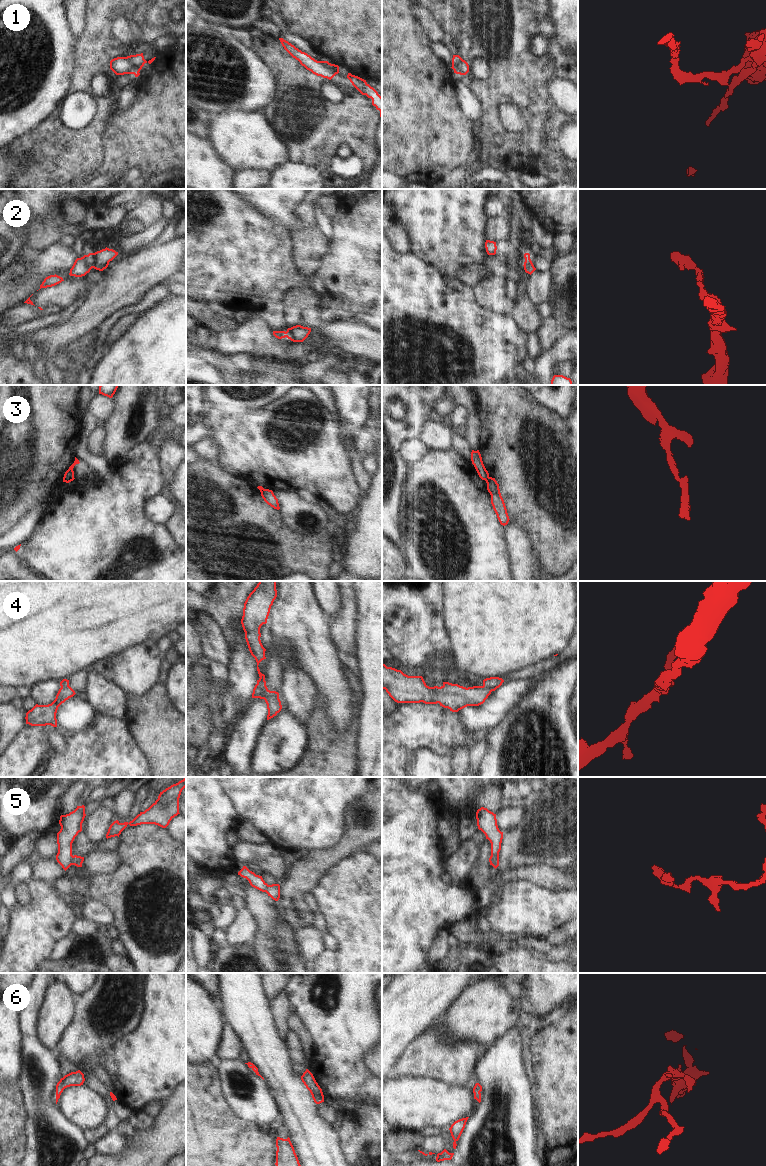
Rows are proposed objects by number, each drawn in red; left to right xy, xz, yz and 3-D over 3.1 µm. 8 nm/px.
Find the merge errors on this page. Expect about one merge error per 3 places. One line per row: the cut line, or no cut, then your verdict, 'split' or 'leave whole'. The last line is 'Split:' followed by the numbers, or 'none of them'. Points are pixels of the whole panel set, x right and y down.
1: cut in xy along (126, 57), (128, 62), (138, 72); split
2: no cut; leave whole
3: cut in yz along (489, 477), (485, 480); split
4: no cut; leave whole
5: cut in yz along (498, 853), (490, 860), (491, 864); split
6: no cut; leave whole
Split: 1, 3, 5

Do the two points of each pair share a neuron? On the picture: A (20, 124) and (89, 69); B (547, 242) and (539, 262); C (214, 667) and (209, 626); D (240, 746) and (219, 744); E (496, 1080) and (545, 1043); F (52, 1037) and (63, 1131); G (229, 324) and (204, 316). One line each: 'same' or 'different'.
A: different
B: same
C: different
D: different
E: different
F: different
G: same

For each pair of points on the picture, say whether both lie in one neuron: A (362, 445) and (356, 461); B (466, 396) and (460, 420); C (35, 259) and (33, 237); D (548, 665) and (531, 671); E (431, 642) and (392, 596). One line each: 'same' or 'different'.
A: different
B: different
C: different
D: same
E: same

